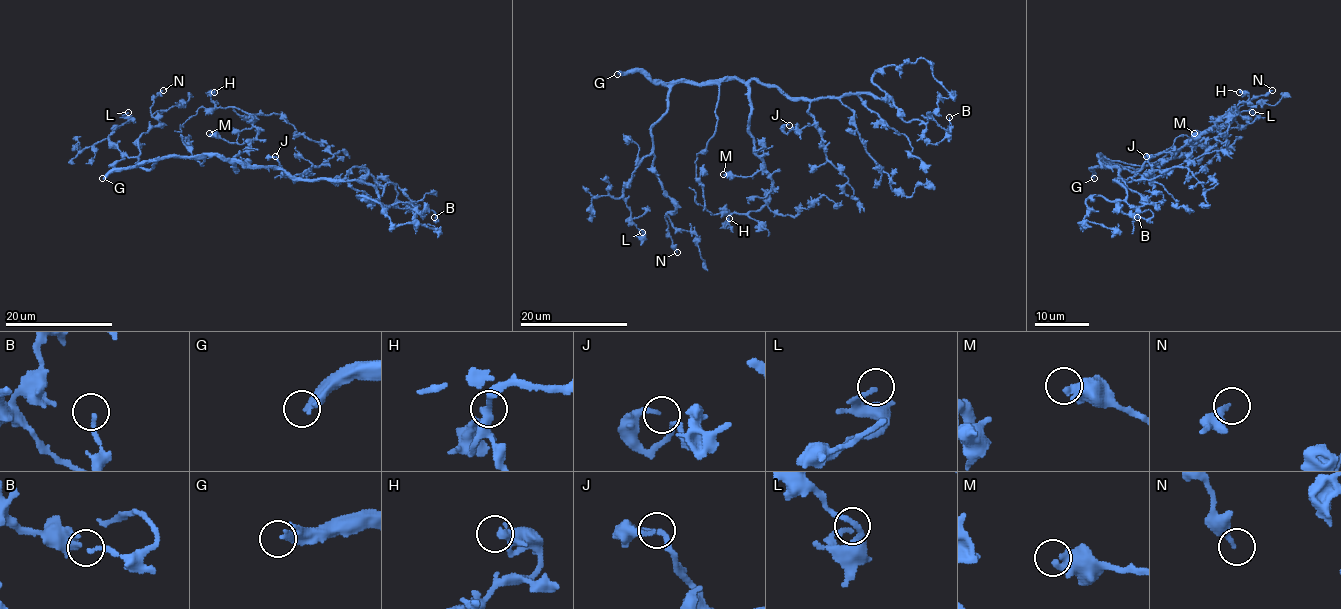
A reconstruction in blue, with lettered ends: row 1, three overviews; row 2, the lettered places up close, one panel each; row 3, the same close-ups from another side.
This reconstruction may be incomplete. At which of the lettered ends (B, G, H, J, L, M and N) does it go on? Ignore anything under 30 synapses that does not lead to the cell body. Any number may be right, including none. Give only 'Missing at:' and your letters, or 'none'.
Missing at: G

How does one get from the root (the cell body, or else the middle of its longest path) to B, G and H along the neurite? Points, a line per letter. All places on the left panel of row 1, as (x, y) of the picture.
B: (238, 159), (309, 179), (363, 181), (376, 190), (384, 205), (410, 202), (417, 210), (430, 209), (434, 217)
G: (238, 159), (217, 155), (164, 156), (113, 169), (102, 178)
H: (238, 159), (236, 171), (234, 158), (256, 136), (253, 119), (232, 107), (218, 108), (210, 98), (214, 92)

